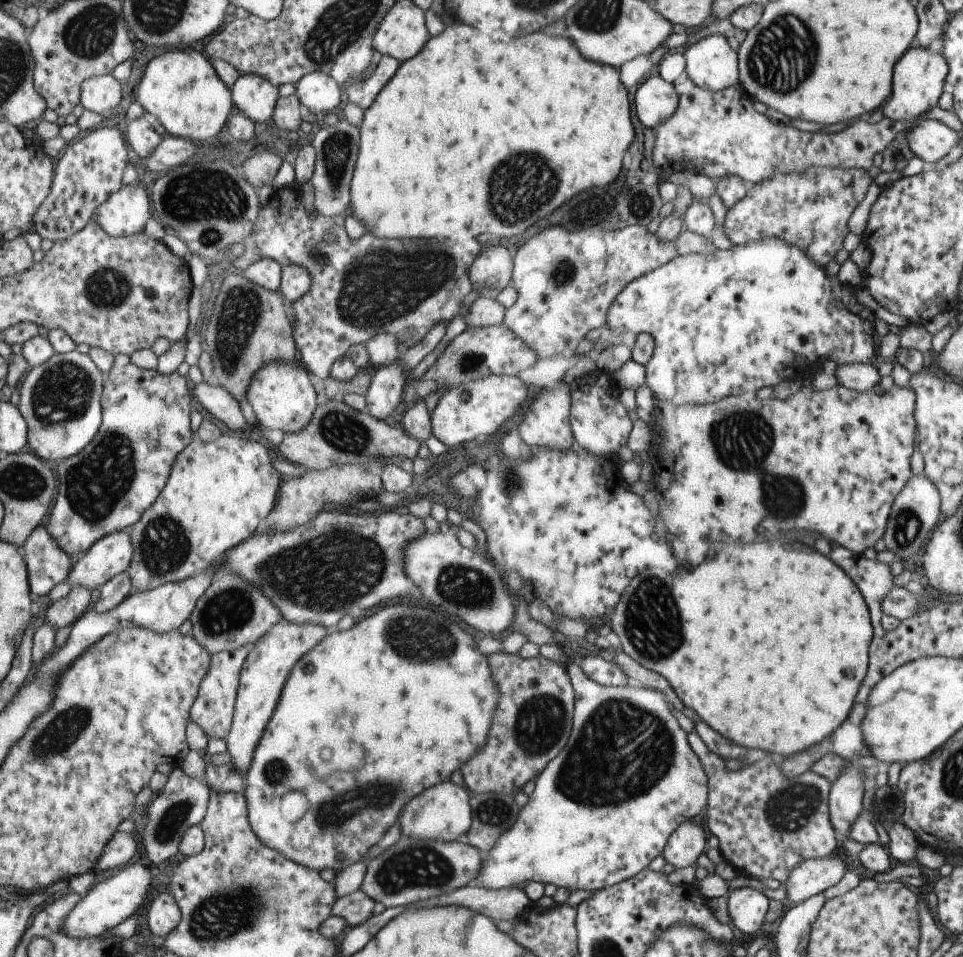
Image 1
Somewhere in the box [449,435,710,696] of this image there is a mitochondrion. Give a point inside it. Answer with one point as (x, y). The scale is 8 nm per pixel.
(653, 626)

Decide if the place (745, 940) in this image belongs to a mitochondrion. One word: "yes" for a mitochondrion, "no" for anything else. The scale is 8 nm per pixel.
no

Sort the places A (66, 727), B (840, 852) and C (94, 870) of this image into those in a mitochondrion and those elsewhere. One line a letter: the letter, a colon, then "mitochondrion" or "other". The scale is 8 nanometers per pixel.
A: mitochondrion
B: other
C: other

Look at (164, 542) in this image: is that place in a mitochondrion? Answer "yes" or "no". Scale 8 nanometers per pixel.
yes

